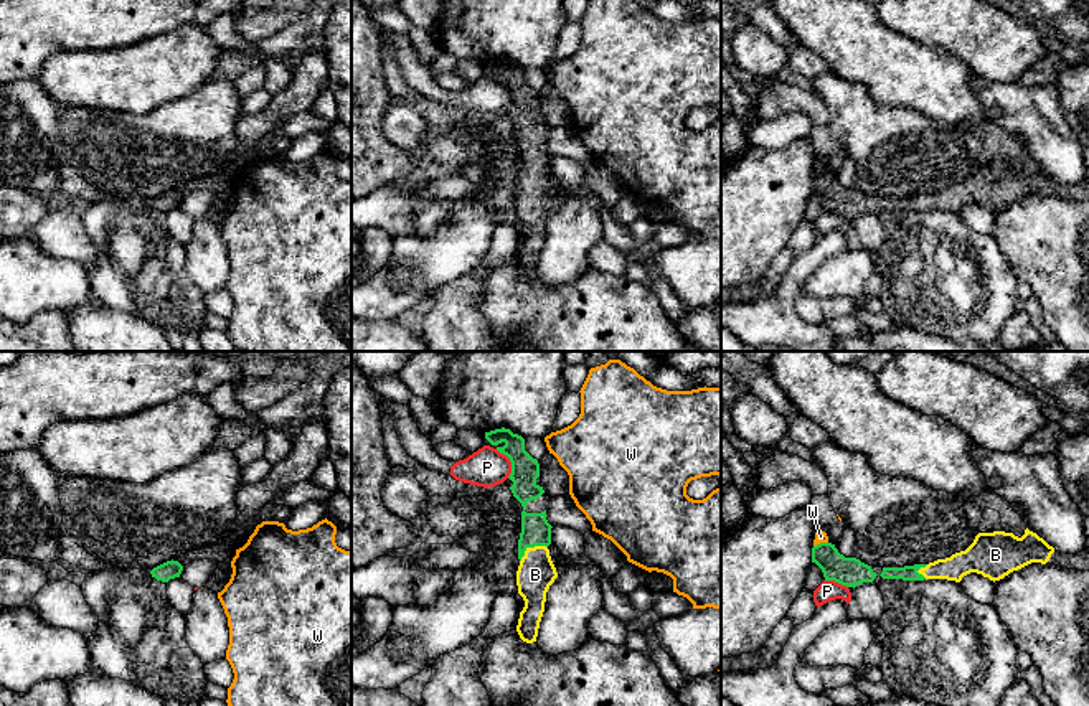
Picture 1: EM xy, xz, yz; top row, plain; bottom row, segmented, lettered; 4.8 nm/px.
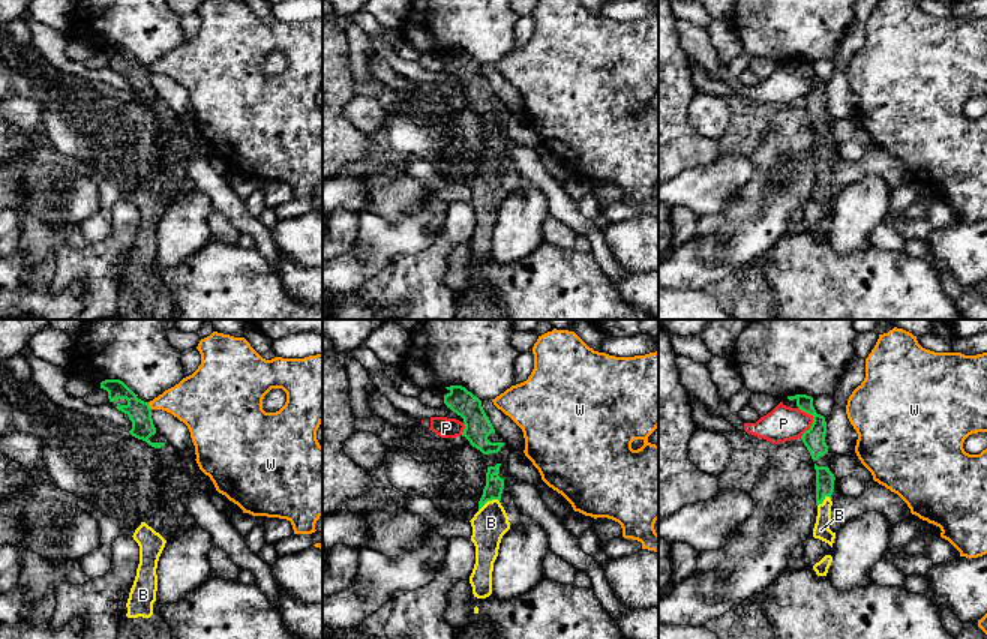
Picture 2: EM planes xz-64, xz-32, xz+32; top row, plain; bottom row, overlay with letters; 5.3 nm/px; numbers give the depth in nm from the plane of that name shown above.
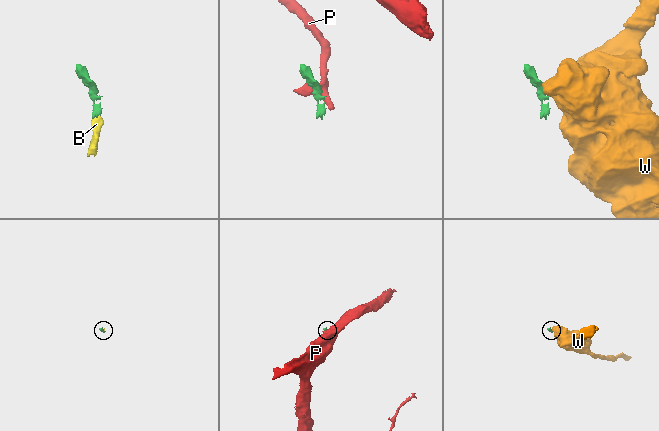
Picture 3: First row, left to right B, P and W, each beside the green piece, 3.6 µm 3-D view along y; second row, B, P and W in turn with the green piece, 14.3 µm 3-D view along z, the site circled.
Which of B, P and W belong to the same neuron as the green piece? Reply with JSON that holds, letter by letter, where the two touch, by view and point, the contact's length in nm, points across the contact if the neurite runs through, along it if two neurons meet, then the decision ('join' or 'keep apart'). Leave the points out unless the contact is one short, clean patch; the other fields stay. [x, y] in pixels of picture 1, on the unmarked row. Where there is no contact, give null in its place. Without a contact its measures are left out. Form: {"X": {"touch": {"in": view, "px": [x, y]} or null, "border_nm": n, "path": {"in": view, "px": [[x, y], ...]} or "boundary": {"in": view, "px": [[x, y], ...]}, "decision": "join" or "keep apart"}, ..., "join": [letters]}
{"B": {"touch": {"in": "xz", "px": [530, 177]}, "border_nm": 150, "path": {"in": "xz", "px": [[535, 160], [530, 177], [535, 188], [535, 205]]}, "decision": "join"}, "P": {"touch": {"in": "xz", "px": [510, 91]}, "border_nm": 160, "boundary": {"in": "xz", "px": [[495, 80], [510, 93], [509, 108]]}, "decision": "keep apart"}, "W": {"touch": {"in": "yz", "px": [820, 174]}, "border_nm": 80, "boundary": {"in": "yz", "px": [[827, 172], [814, 177]]}, "decision": "keep apart"}, "join": ["B"]}

